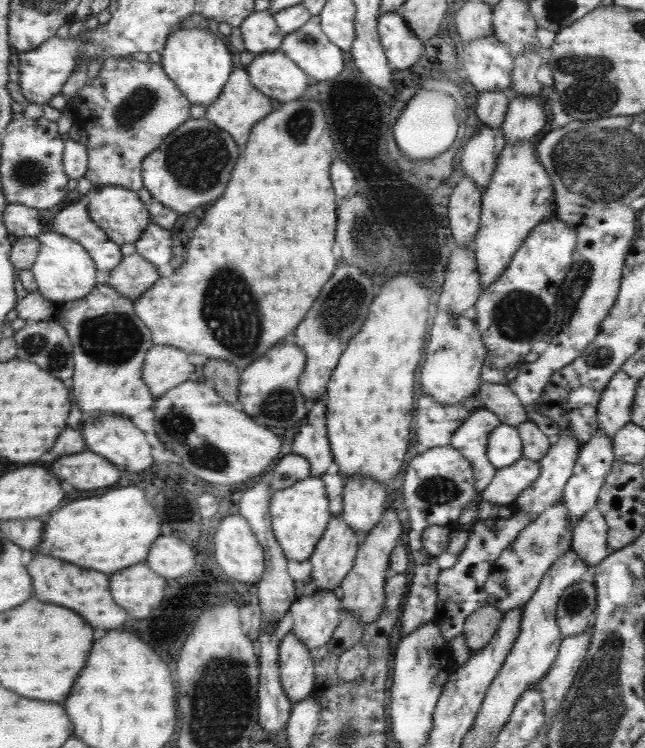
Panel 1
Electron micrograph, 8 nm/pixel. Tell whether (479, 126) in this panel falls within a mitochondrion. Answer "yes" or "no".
no

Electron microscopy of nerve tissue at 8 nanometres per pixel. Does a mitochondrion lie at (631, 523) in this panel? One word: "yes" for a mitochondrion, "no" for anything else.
no

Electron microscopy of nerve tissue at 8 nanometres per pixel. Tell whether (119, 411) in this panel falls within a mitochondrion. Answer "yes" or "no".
no

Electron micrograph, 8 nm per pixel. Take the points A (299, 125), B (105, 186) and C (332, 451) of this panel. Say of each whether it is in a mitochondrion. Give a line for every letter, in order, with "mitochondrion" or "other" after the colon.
A: mitochondrion
B: other
C: other

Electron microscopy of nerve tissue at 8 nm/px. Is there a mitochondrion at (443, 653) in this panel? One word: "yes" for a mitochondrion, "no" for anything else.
no

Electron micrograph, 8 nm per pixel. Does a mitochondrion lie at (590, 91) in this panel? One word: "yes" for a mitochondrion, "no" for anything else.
yes

